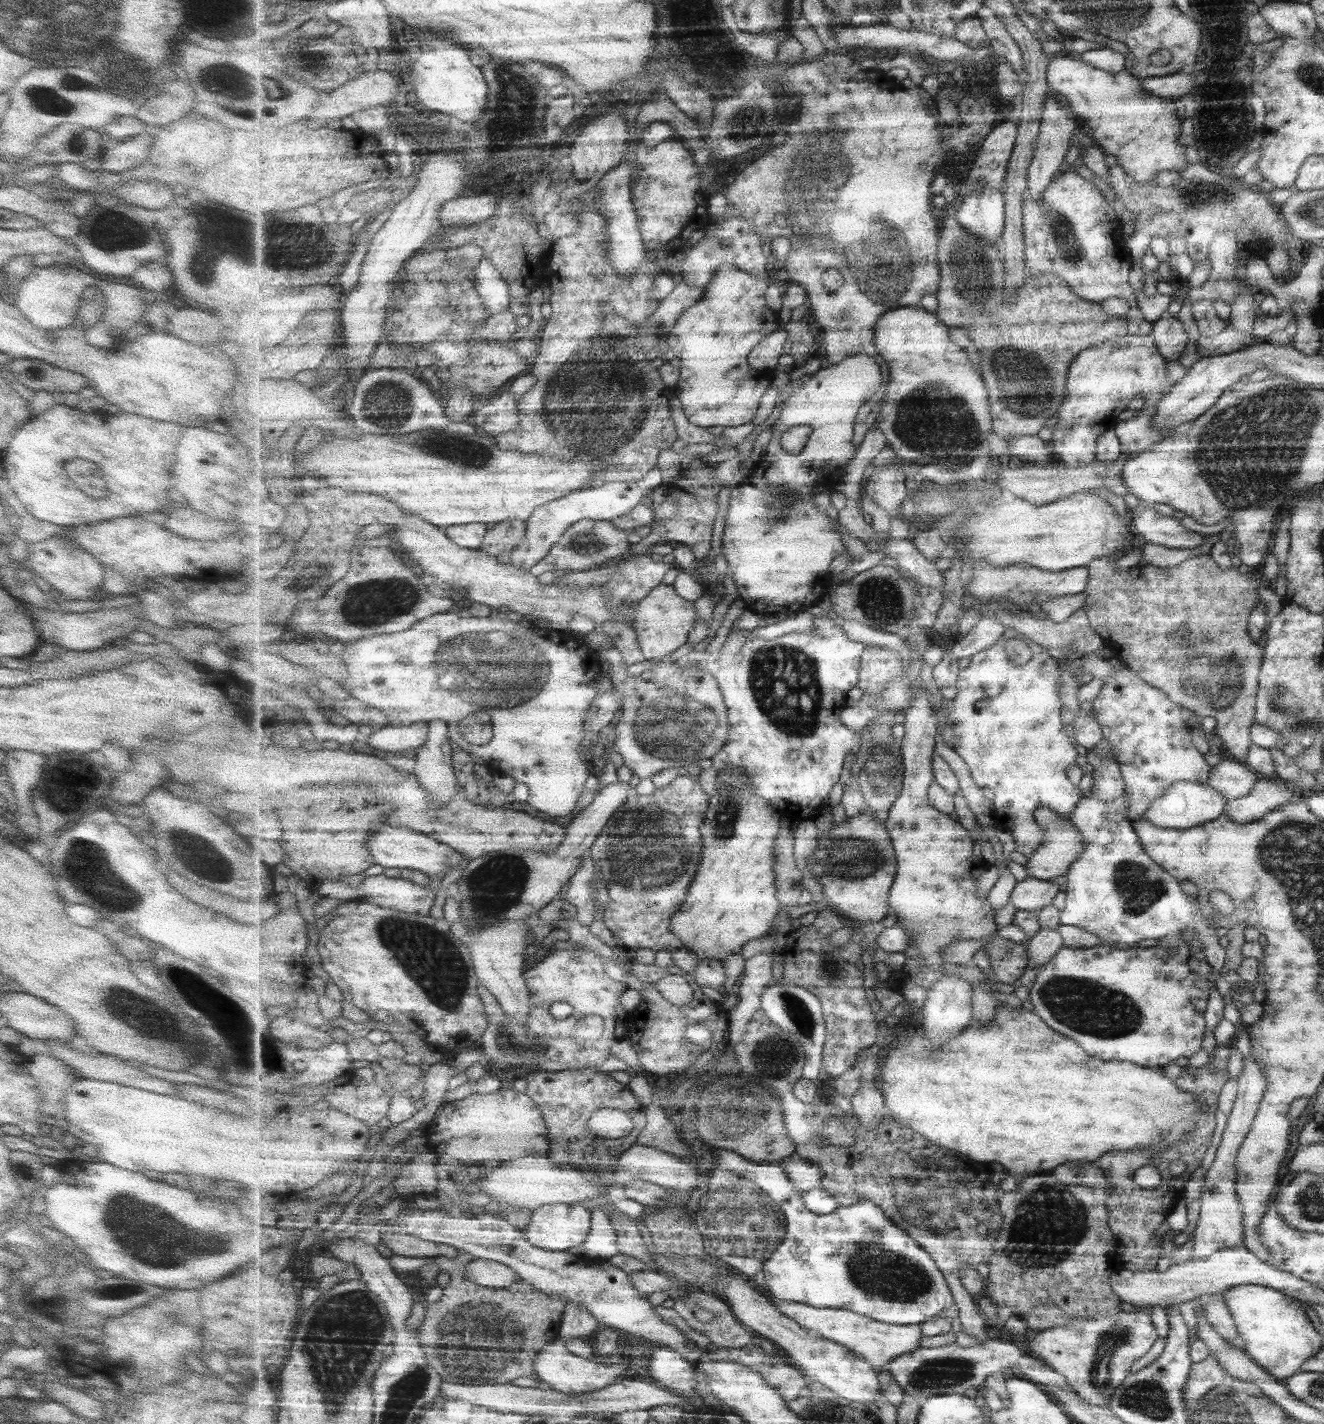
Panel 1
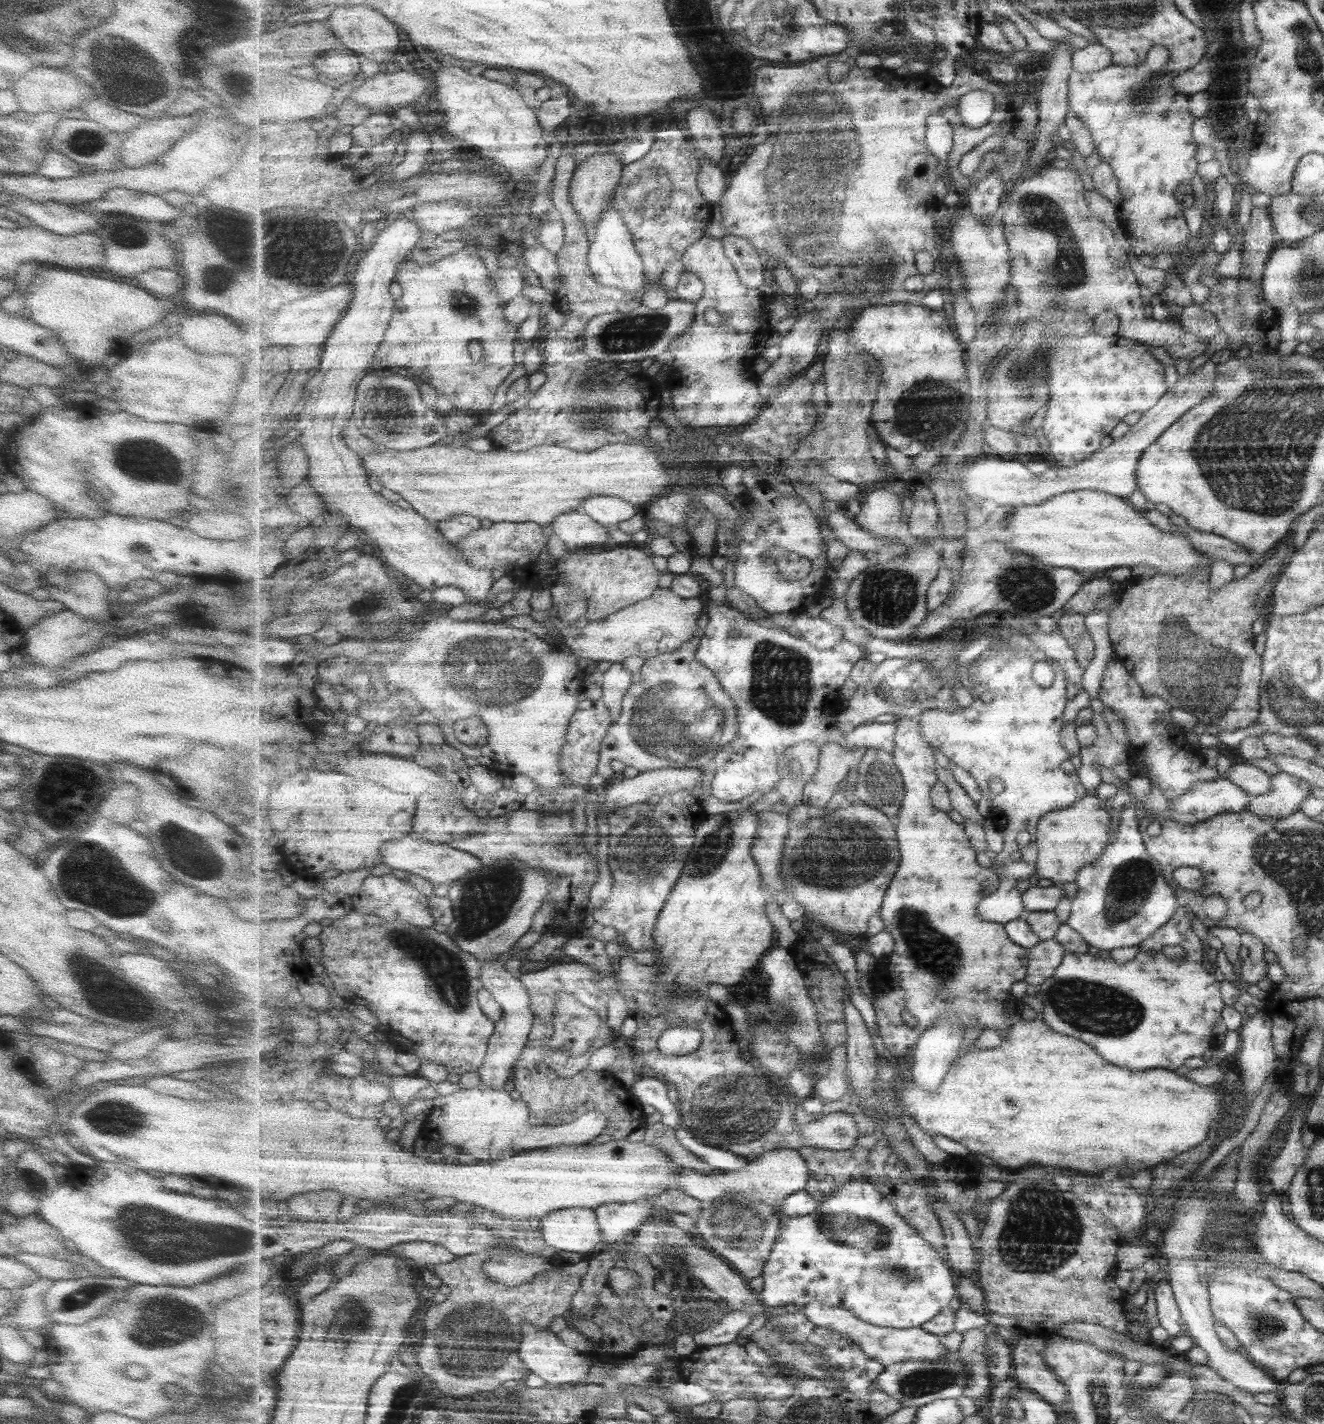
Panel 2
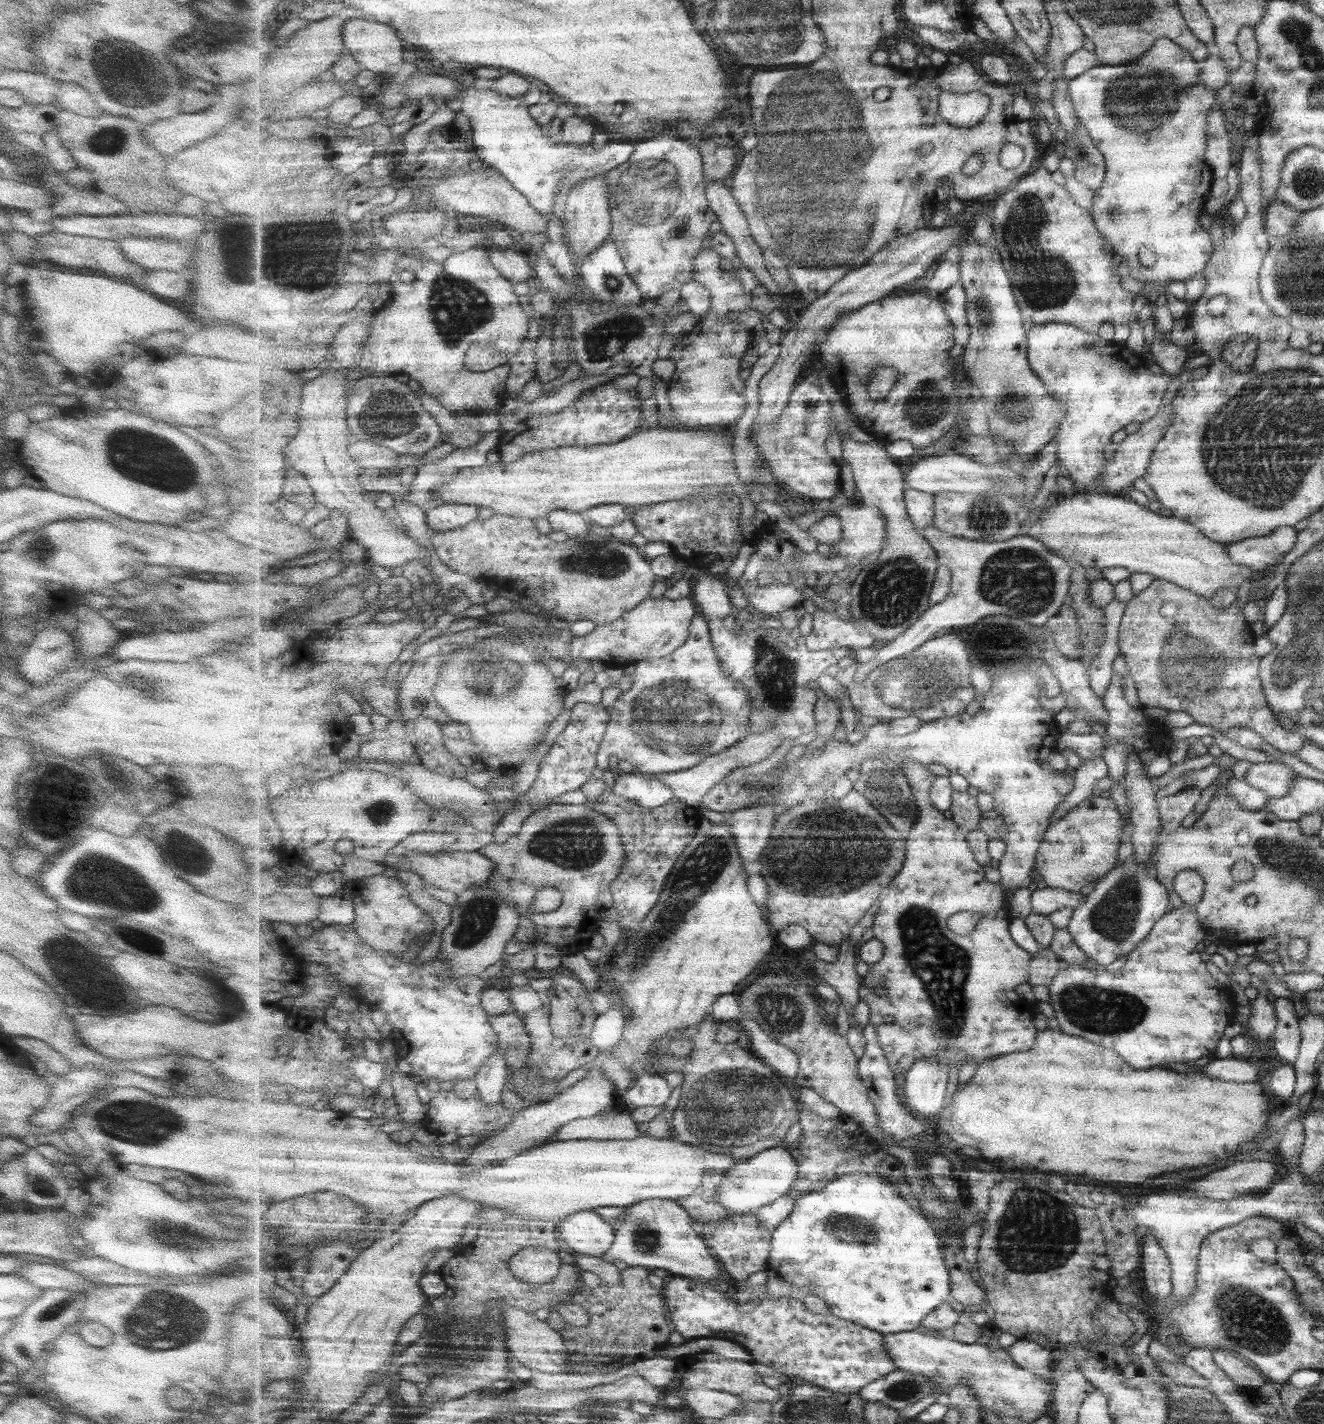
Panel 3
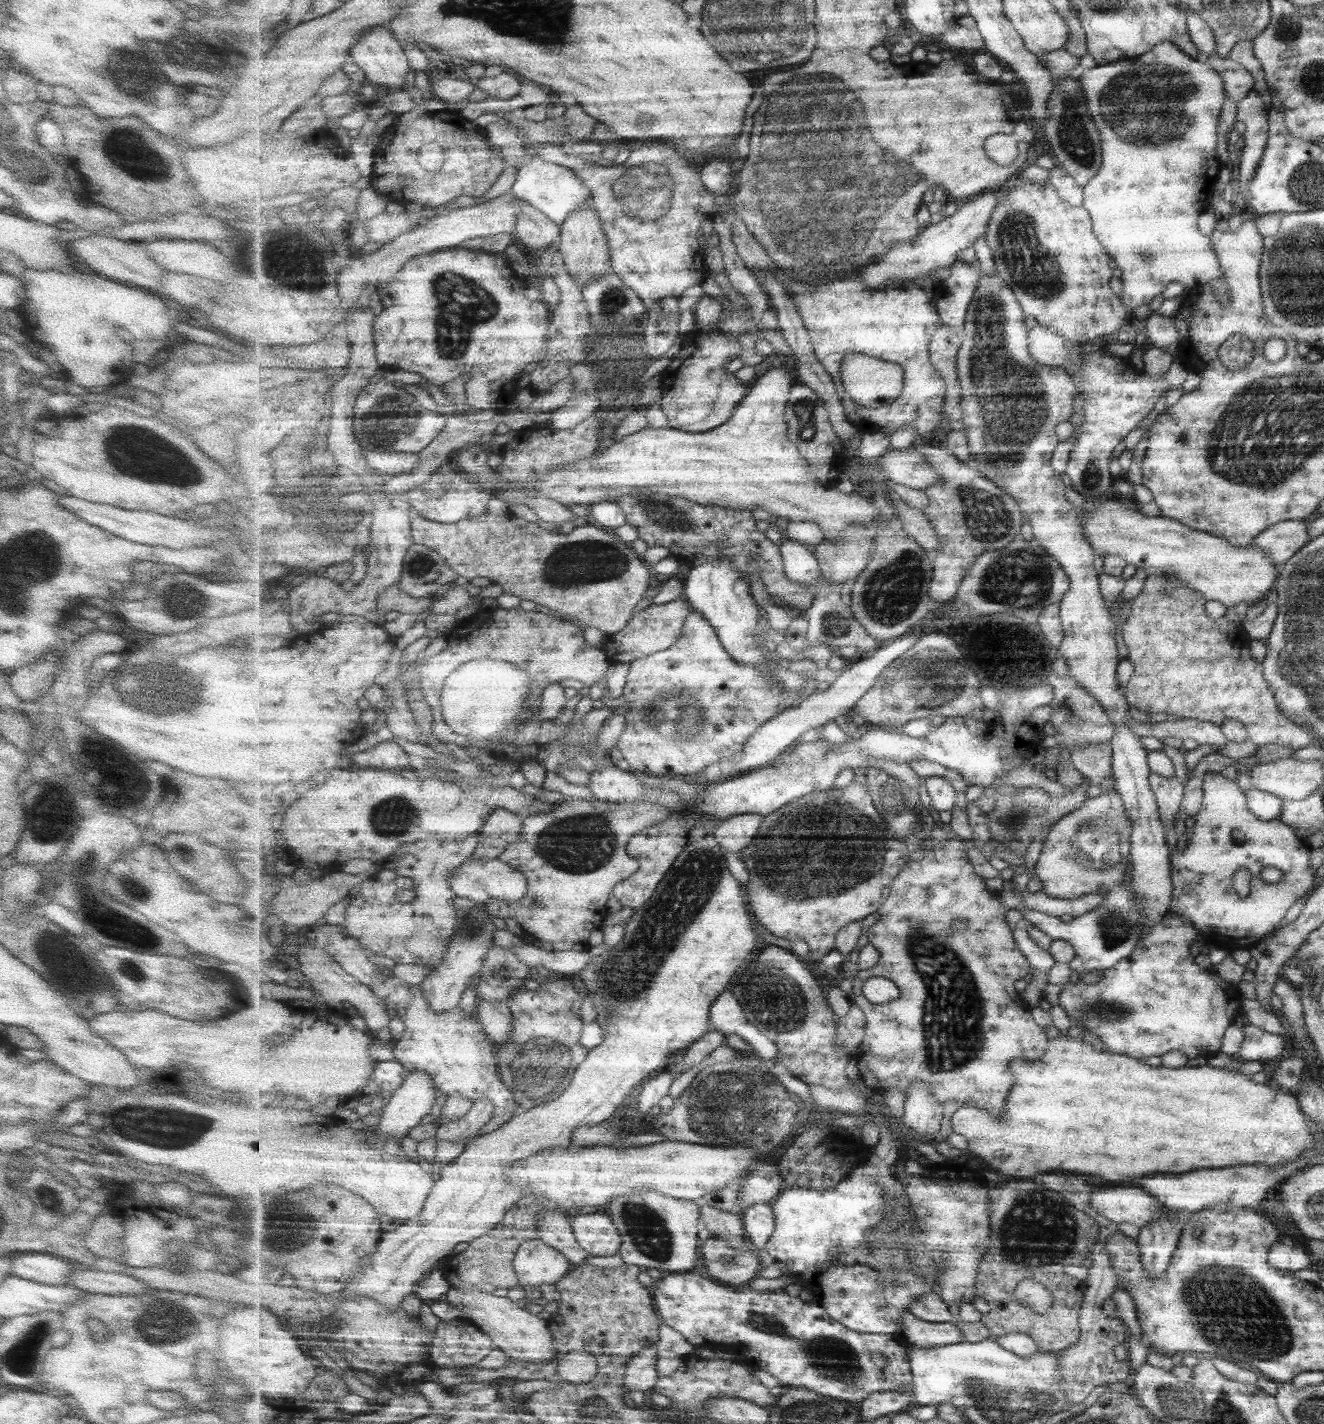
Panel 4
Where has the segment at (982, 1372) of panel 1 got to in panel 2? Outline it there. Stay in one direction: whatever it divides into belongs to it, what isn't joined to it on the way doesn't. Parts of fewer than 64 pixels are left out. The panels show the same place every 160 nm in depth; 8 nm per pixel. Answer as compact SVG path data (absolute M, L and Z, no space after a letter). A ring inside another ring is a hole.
M950 1354L936 1361L905 1361L885 1366L883 1374L877 1376L874 1389L883 1390L889 1396L902 1402L904 1407L923 1407L934 1400L959 1398L969 1382L967 1366L961 1363L961 1356Z

